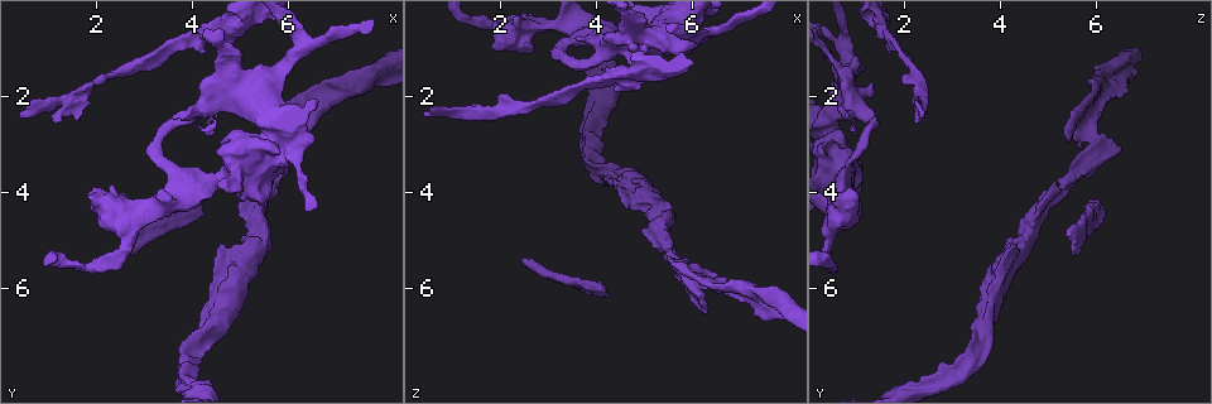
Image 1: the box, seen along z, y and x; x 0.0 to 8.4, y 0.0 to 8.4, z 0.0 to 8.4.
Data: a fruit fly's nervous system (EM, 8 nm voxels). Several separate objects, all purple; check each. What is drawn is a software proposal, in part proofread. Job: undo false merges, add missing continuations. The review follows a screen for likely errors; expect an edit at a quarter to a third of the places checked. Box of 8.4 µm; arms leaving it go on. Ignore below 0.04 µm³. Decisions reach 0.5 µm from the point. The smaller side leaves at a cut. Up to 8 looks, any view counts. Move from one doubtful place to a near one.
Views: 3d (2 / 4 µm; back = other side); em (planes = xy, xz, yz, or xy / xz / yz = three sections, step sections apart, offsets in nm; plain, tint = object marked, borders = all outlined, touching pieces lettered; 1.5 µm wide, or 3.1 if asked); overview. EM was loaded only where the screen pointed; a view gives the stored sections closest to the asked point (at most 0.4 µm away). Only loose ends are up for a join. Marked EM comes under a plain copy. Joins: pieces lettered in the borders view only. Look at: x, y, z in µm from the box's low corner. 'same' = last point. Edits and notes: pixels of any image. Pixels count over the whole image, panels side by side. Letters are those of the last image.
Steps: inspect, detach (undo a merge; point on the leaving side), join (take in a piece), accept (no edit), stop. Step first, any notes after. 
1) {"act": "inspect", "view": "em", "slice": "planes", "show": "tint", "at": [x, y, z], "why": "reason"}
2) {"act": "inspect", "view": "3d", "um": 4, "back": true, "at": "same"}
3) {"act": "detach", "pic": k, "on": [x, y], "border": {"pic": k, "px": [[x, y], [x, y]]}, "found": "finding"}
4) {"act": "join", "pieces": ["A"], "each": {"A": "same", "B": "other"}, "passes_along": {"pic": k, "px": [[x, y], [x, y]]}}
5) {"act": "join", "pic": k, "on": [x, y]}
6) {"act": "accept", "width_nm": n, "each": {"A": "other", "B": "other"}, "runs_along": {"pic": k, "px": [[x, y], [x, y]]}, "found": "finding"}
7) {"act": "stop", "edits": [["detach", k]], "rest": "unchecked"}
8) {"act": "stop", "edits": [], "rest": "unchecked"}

{"act": "inspect", "view": "3d", "um": 4, "at": [7.70, 1.75, 6.70], "why": "free end"}

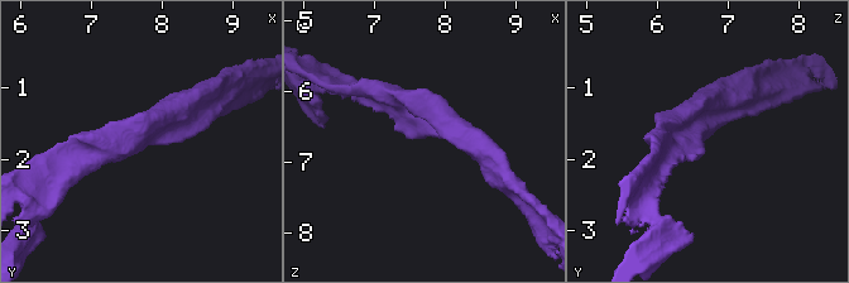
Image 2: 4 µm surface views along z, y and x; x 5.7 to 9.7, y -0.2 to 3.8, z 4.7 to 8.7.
{"act": "inspect", "view": "em", "slice": "planes", "show": "borders", "at": [7.70, 1.80, 6.70]}

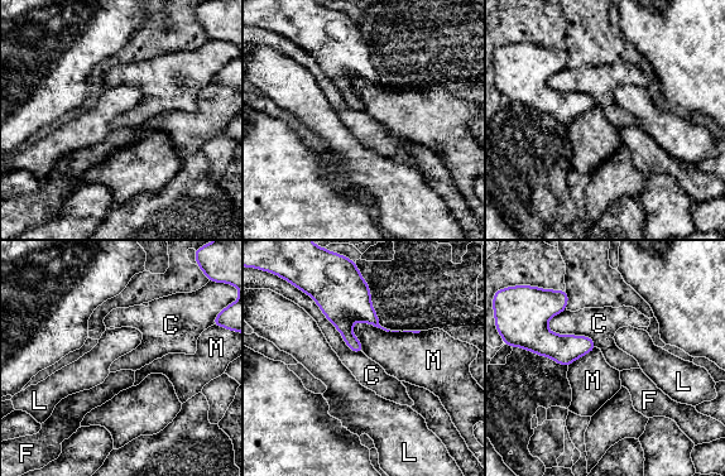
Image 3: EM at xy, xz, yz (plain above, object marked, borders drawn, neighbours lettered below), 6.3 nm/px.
{"act": "accept", "each": {"C": "other", "F": "other", "L": "other", "M": "other"}, "found": "none of them fits"}

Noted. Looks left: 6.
{"act": "inspect", "view": "3d", "um": 2, "at": [4.65, 5.05, 4.35], "why": "free end"}

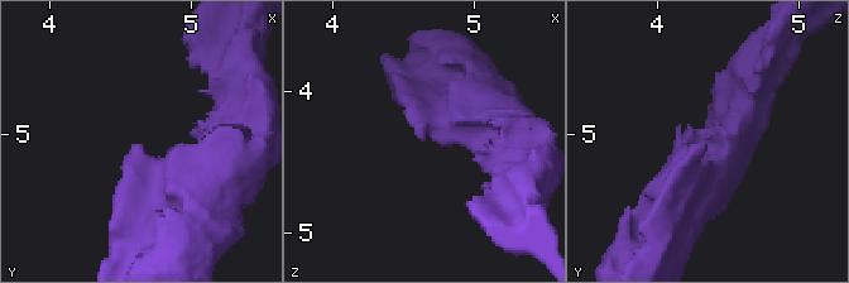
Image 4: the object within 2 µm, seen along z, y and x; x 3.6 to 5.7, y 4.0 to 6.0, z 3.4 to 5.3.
{"act": "inspect", "view": "em", "slice": "planes", "show": "borders", "at": [4.62, 5.08, 4.34], "why": "need the tissue"}

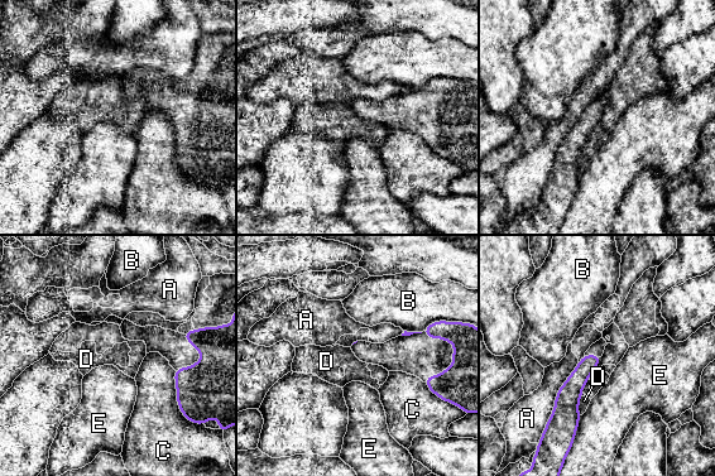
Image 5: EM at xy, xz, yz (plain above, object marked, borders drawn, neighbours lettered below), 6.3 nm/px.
{"act": "accept", "each": {"A": "other", "B": "other", "C": "other", "D": "other", "E": "other"}, "border": {"pic": 5, "px": [[581, 395], [579, 404], [580, 414]]}, "found": "no lettered piece goes on from it"}

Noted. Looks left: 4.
{"act": "inspect", "view": "3d", "um": 2, "at": [4.25, 2.20, 1.00], "why": "thick turns thin"}

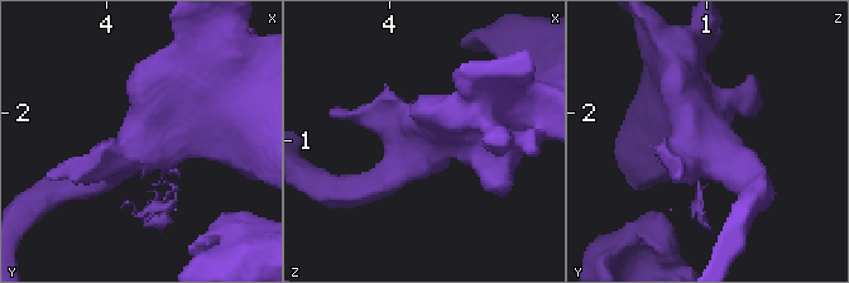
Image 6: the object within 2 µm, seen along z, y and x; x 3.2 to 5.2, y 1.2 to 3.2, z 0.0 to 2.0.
{"act": "inspect", "view": "em", "slice": "xy", "step": 8, "show": "tint", "at": [4.26, 2.22, 1.00], "why": "need the tissue"}

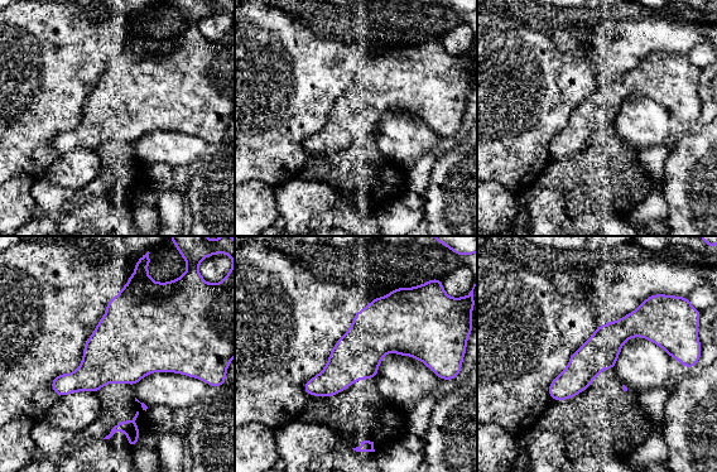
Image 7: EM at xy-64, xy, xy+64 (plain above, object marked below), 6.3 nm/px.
{"act": "inspect", "view": "em", "slice": "planes", "show": "borders", "at": "same"}

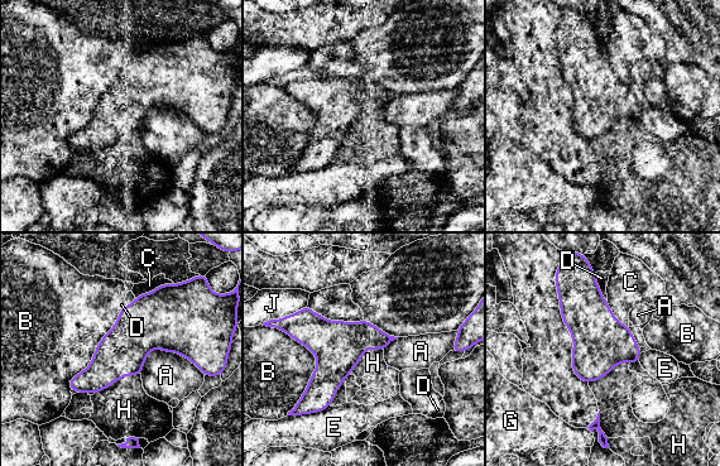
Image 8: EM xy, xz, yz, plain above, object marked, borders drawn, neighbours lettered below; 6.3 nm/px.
{"act": "accept", "width_nm": 150, "each": {"A": "other", "B": "other", "C": "other", "D": "other", "E": "other", "G": "other", "H": "other", "J": "other"}, "border": {"pic": 8, "px": [[140, 374], [121, 376], [94, 394]]}, "found": "all the same neuron"}

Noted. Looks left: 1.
{"act": "stop", "edits": [], "rest": "unchecked"}

